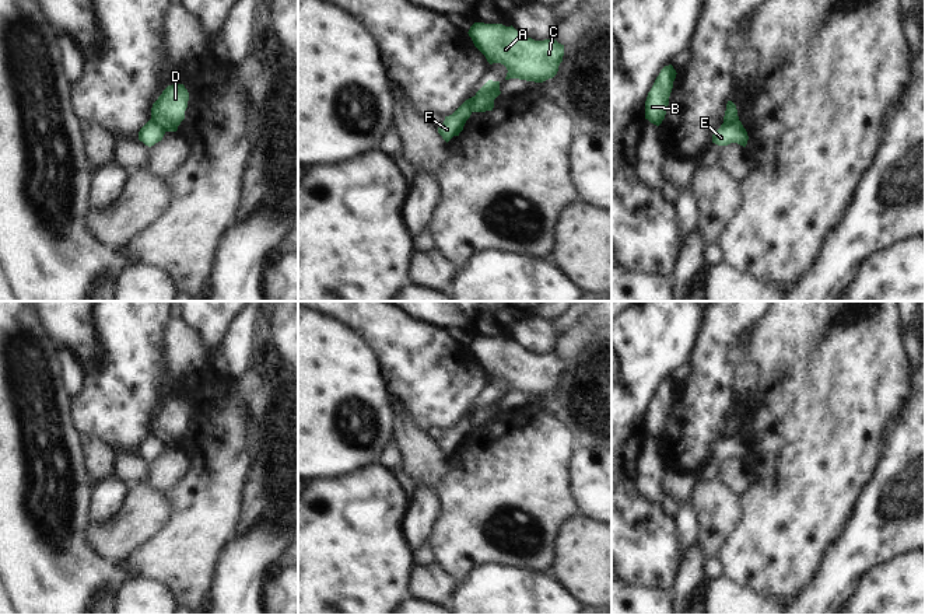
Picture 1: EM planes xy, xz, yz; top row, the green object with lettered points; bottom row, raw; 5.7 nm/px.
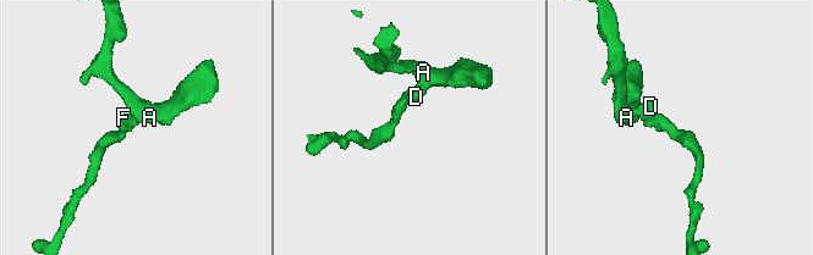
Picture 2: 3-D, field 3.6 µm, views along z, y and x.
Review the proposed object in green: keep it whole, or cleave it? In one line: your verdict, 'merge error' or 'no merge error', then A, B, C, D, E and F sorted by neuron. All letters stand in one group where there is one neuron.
merge error; groups A B C D / E F

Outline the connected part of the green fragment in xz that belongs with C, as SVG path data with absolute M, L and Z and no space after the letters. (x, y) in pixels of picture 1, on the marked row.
M474 22L467 34L490 64L507 67L505 80L543 83L557 74L563 62L564 45L554 38L525 38L512 25Z

